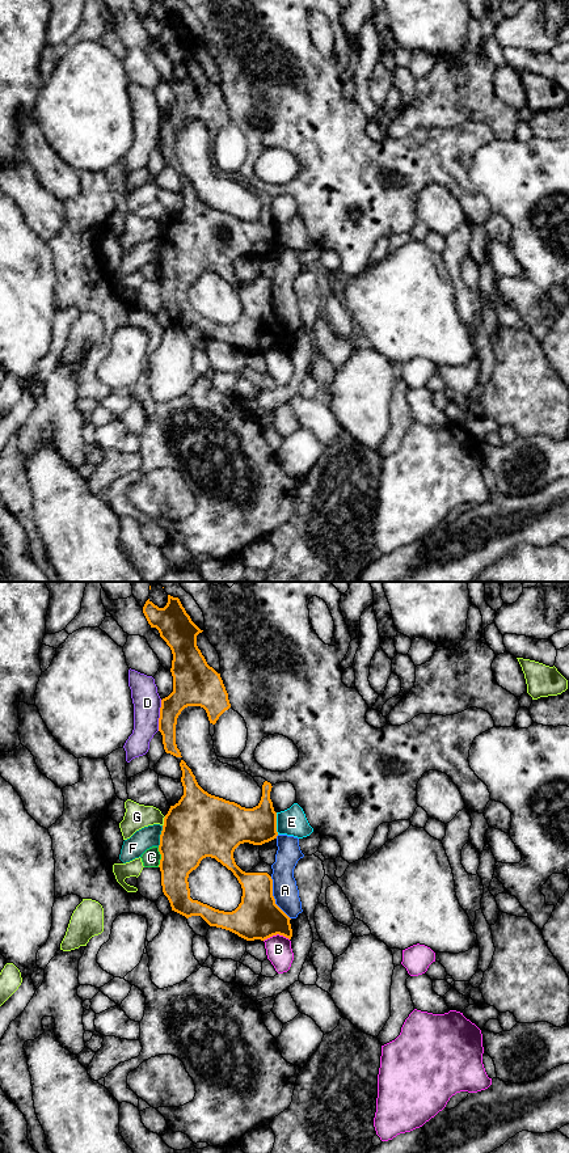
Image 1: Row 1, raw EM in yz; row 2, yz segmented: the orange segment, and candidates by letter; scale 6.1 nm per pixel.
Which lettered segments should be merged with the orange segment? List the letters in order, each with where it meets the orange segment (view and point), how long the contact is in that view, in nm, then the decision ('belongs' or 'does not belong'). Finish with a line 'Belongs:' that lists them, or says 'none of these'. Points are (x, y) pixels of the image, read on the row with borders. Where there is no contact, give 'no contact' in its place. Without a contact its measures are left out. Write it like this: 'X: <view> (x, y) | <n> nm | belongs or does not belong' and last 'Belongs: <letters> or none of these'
A: yz (273, 898) | 300 nm | does not belong
B: yz (275, 934) | 160 nm | does not belong
C: yz (161, 857) | 120 nm | does not belong
D: yz (160, 716) | 190 nm | does not belong
E: yz (275, 823) | 140 nm | does not belong
F: yz (160, 836) | 140 nm | does not belong
G: yz (164, 822) | 70 nm | does not belong
Belongs: none of these

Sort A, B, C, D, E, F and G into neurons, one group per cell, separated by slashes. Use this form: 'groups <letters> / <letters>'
groups A / B / C / D / E / F / G

